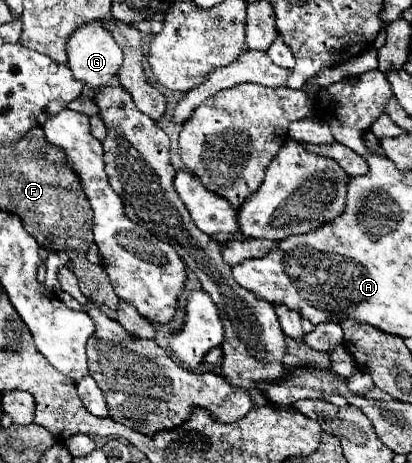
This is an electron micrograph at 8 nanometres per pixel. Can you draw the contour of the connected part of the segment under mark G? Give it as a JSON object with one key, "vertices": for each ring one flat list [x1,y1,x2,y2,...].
{"vertices":[[87,22,87,24,79,26,67,42,67,56,69,56,67,66,71,68,73,76,79,82,83,82,85,86,89,86,91,90,105,88,109,84,109,80,117,74,117,70,123,62,123,50,117,46,117,42,109,34,109,30,105,30,101,26,101,22]]}

